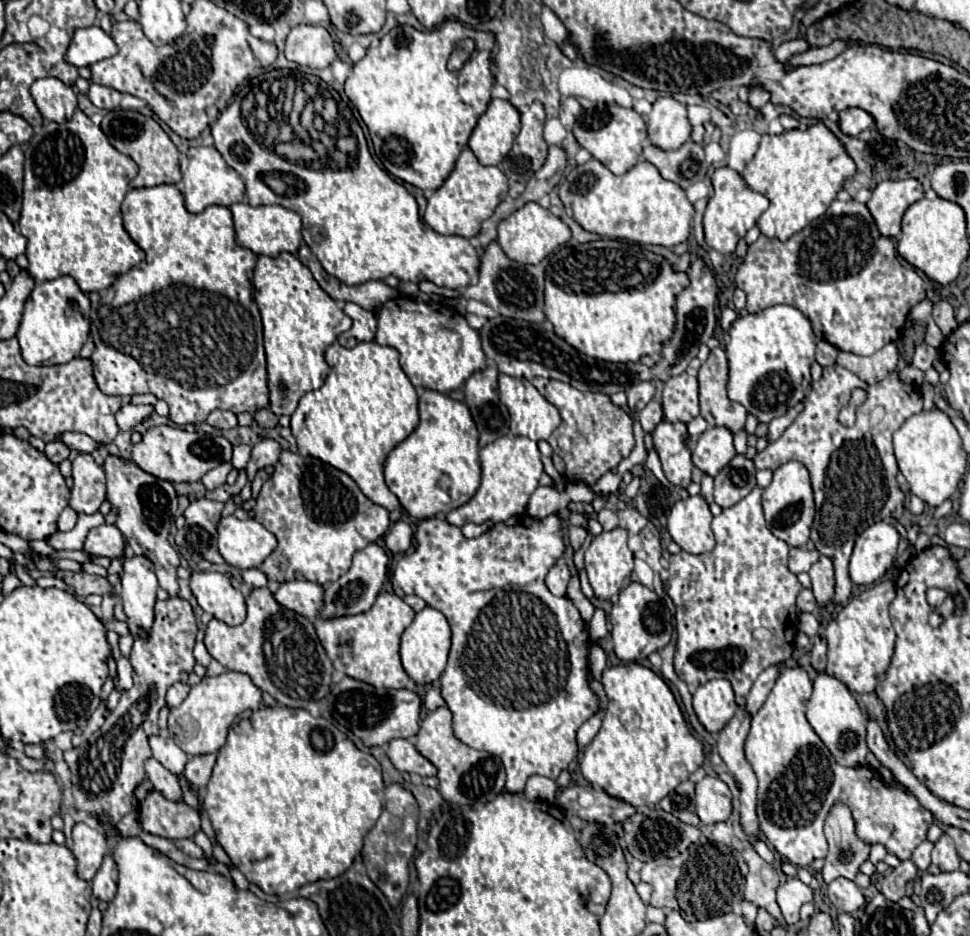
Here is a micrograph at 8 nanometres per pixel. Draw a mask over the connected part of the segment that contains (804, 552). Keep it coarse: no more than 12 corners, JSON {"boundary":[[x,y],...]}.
{"boundary":[[789,548],[789,570],[809,572],[817,550]]}

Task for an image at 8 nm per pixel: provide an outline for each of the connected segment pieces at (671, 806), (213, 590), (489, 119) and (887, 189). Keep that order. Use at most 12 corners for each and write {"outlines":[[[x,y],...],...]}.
{"outlines":[[[673,790],[659,802],[665,812],[699,826],[693,794]],[[191,572],[199,606],[223,620],[245,620],[245,598],[221,572]],[[491,100],[469,148],[483,166],[497,166],[519,132],[509,100]],[[915,178],[883,180],[867,208],[895,238],[905,210],[925,196]]]}

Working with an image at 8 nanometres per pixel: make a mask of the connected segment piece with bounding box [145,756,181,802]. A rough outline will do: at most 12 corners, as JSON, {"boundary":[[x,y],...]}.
{"boundary":[[153,756],[145,760],[145,772],[153,788],[165,798],[181,798],[177,776]]}

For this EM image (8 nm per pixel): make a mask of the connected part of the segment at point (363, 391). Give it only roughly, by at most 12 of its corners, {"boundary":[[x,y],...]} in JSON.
{"boundary":[[327,348],[331,374],[299,400],[299,454],[407,514],[383,480],[419,424],[399,352]]}

